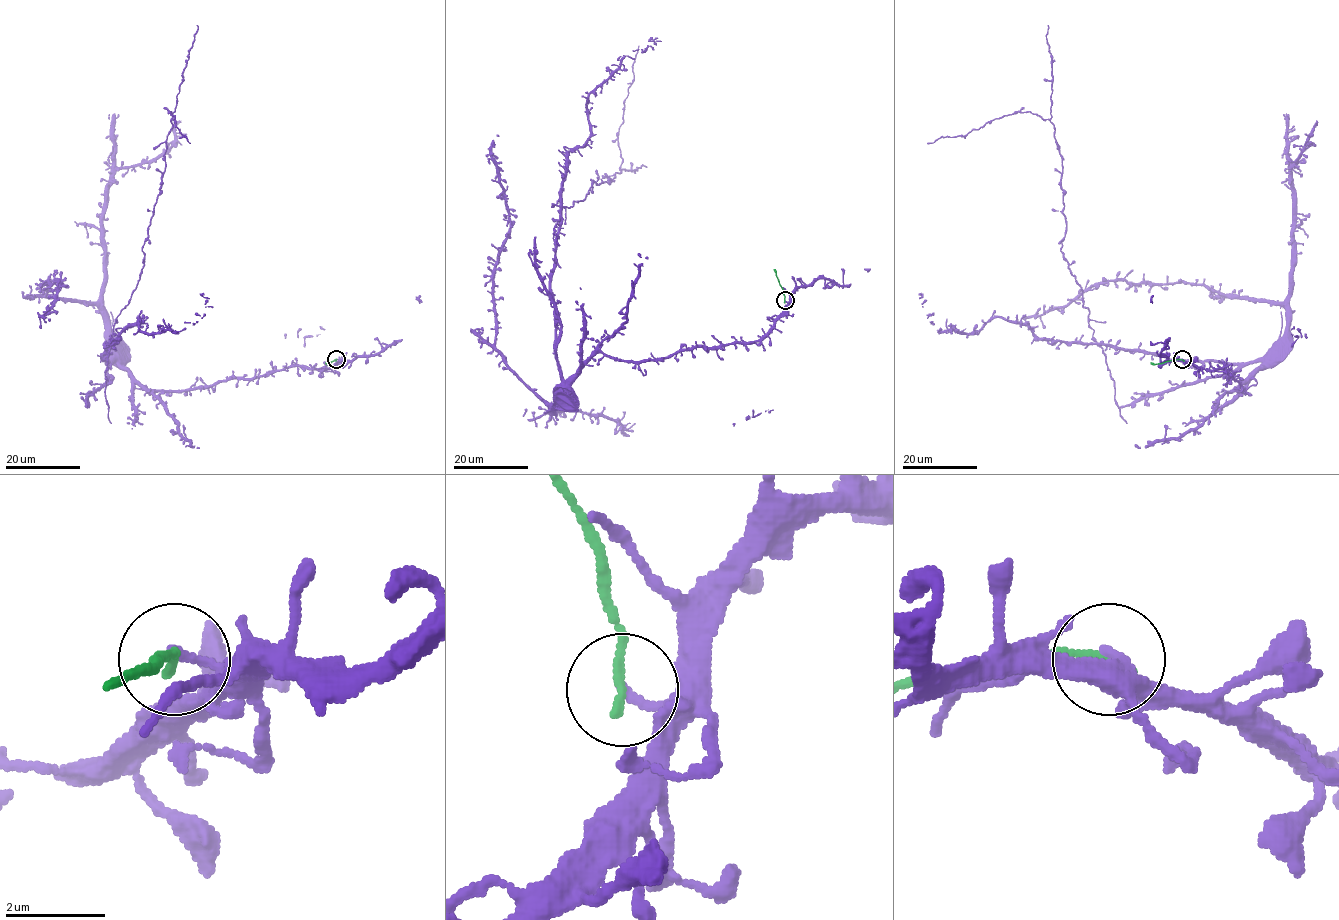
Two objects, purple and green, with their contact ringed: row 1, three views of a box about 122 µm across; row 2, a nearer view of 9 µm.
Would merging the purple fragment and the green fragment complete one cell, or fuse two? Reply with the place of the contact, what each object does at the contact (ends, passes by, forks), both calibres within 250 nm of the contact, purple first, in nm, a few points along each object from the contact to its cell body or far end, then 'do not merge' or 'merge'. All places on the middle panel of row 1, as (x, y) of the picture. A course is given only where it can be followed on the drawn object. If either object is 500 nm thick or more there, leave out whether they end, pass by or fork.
place (785, 300); purple ends; green ends; calibres 180 and 200 nm; course purple (784, 300), (754, 341), (593, 354), (563, 378), (559, 216), (621, 172), (639, 46); course green (784, 300), (783, 290), (773, 269); do not merge

